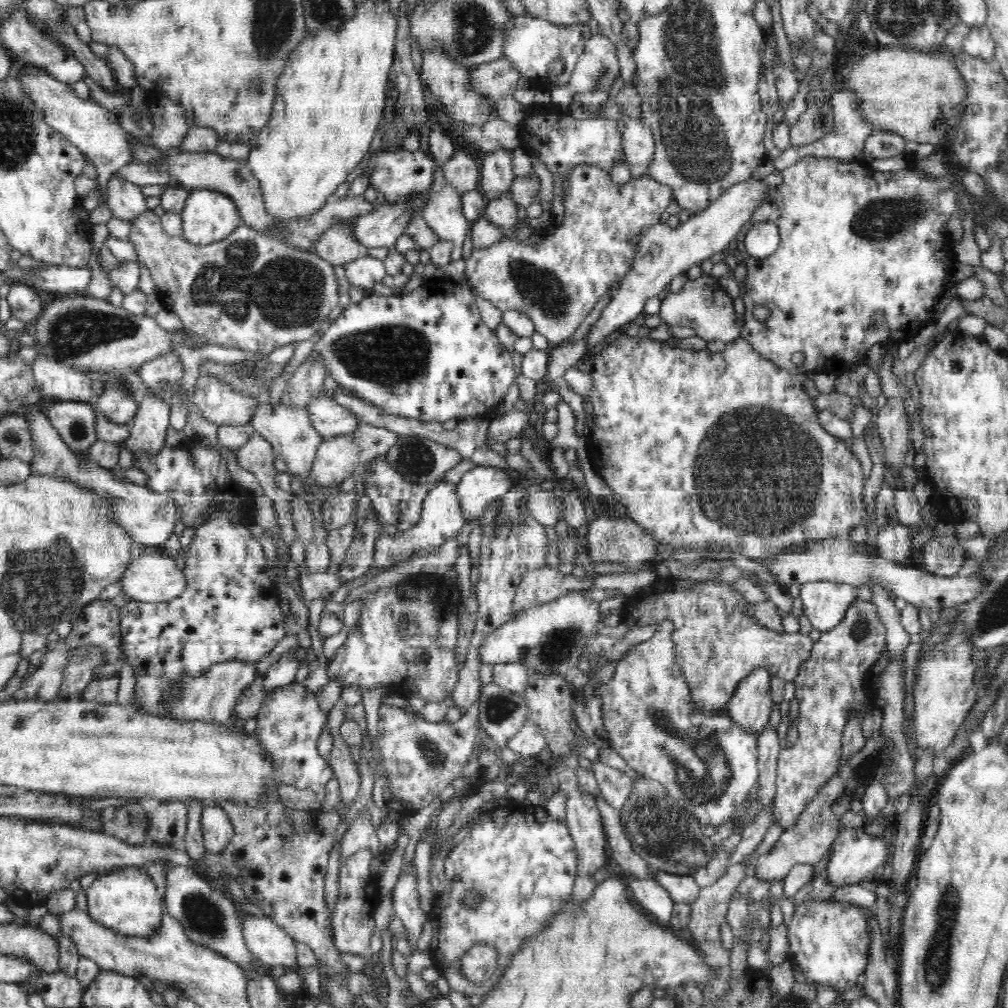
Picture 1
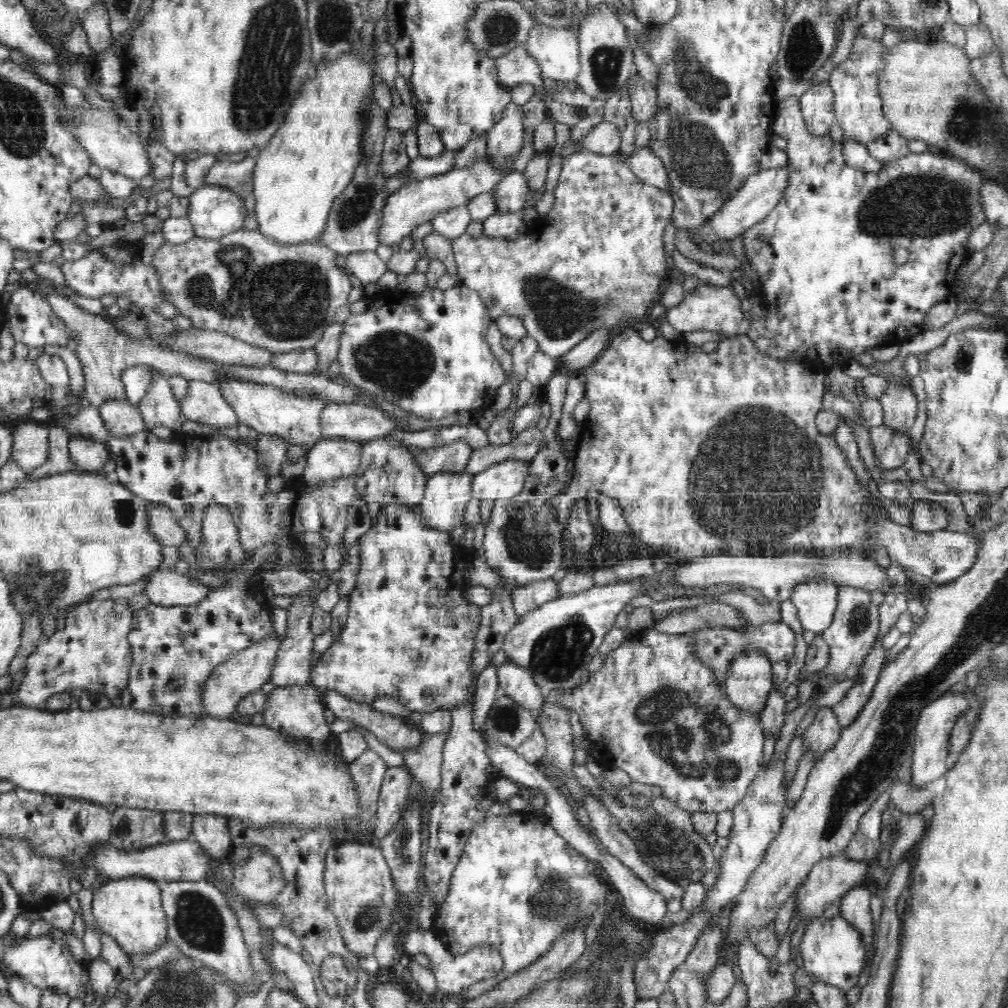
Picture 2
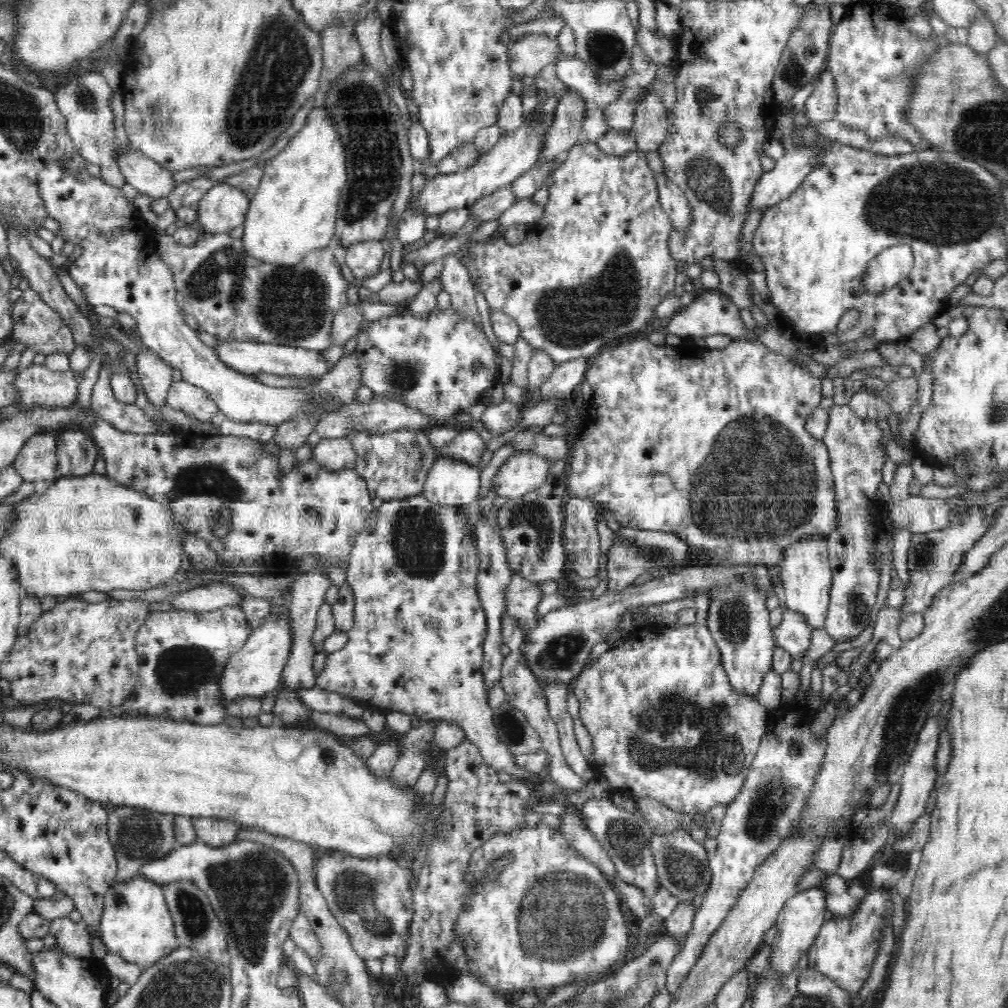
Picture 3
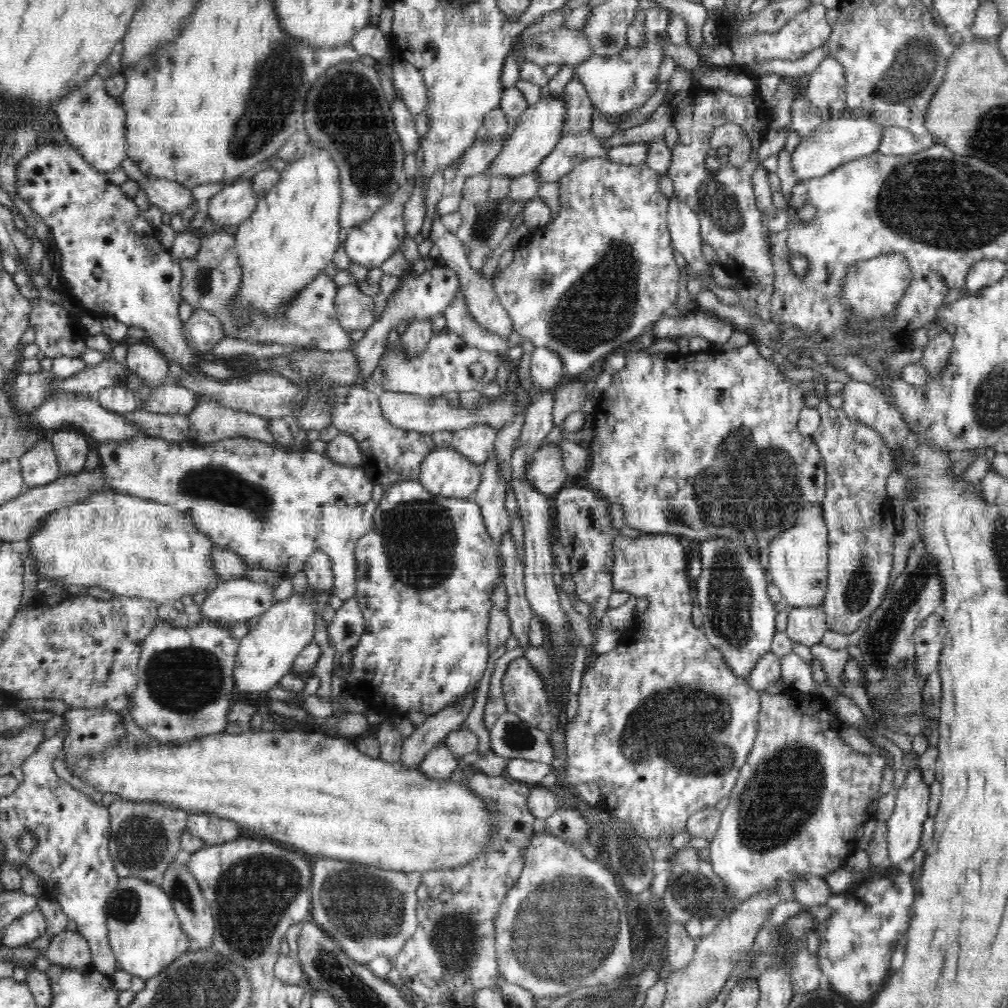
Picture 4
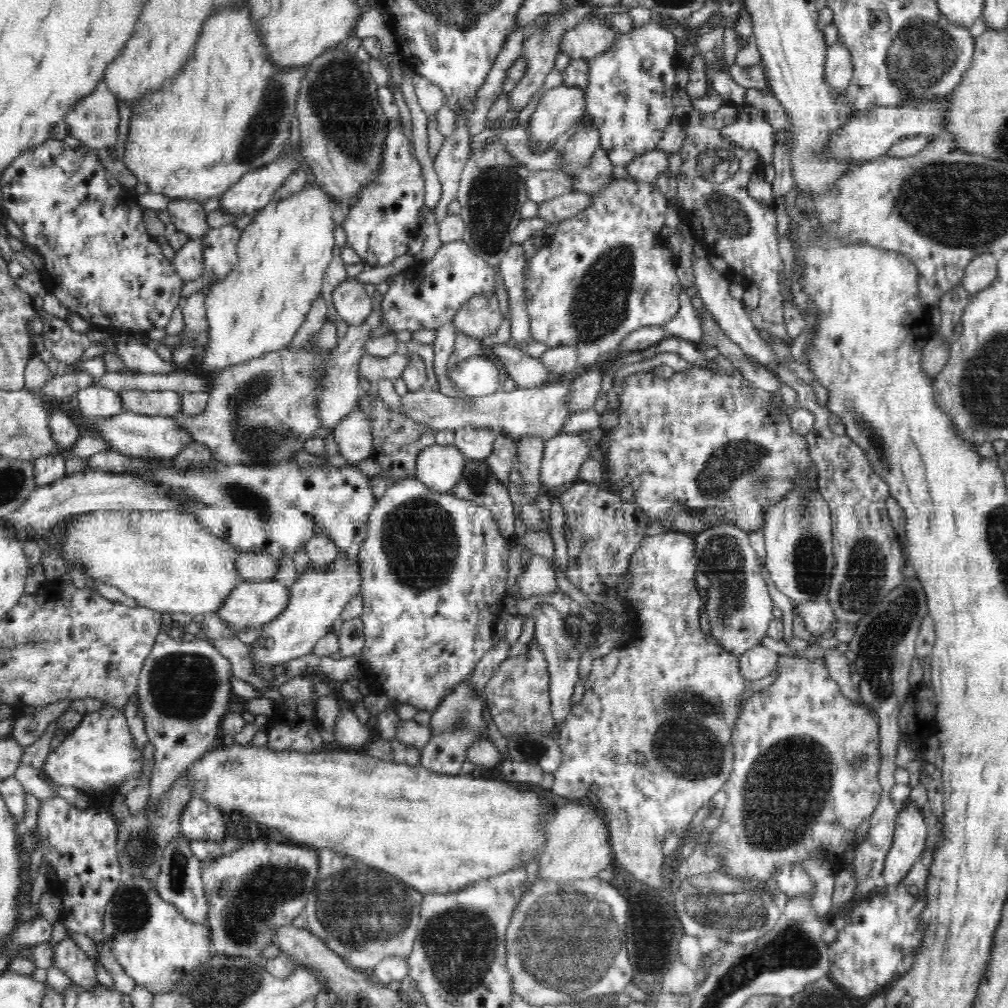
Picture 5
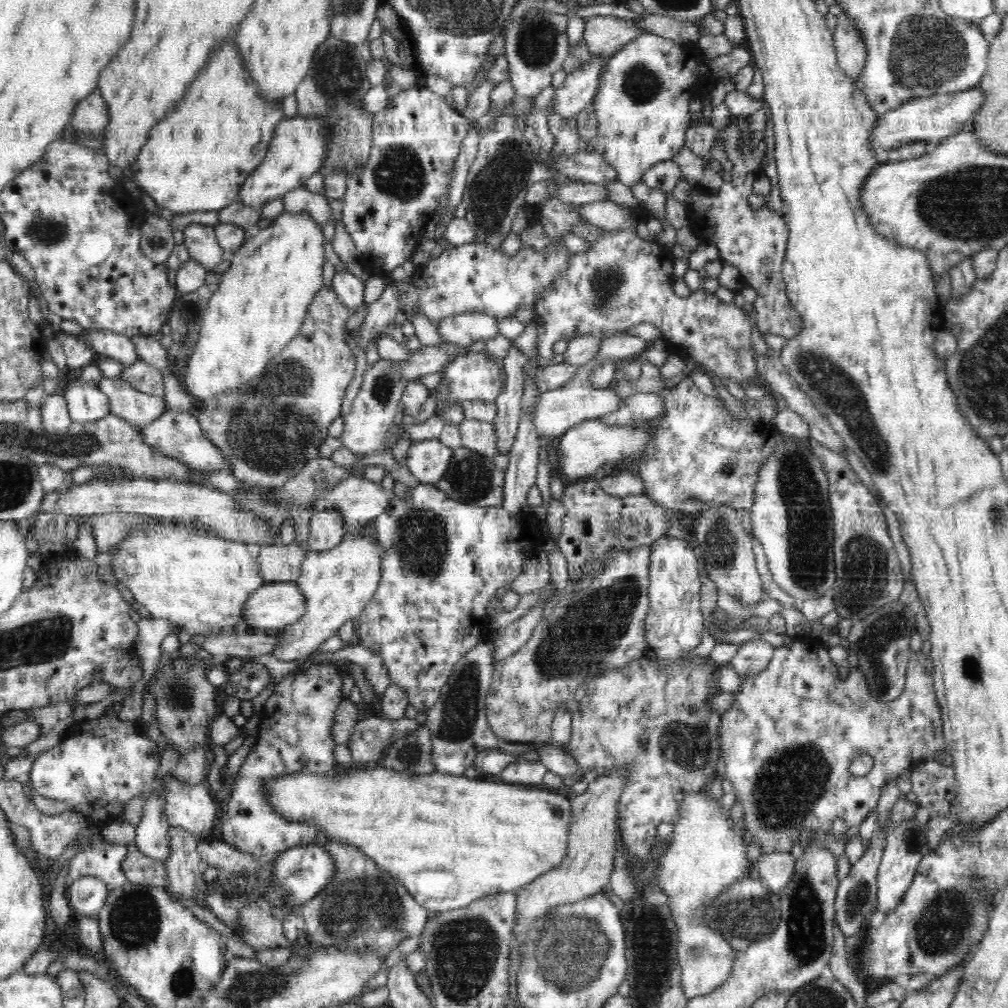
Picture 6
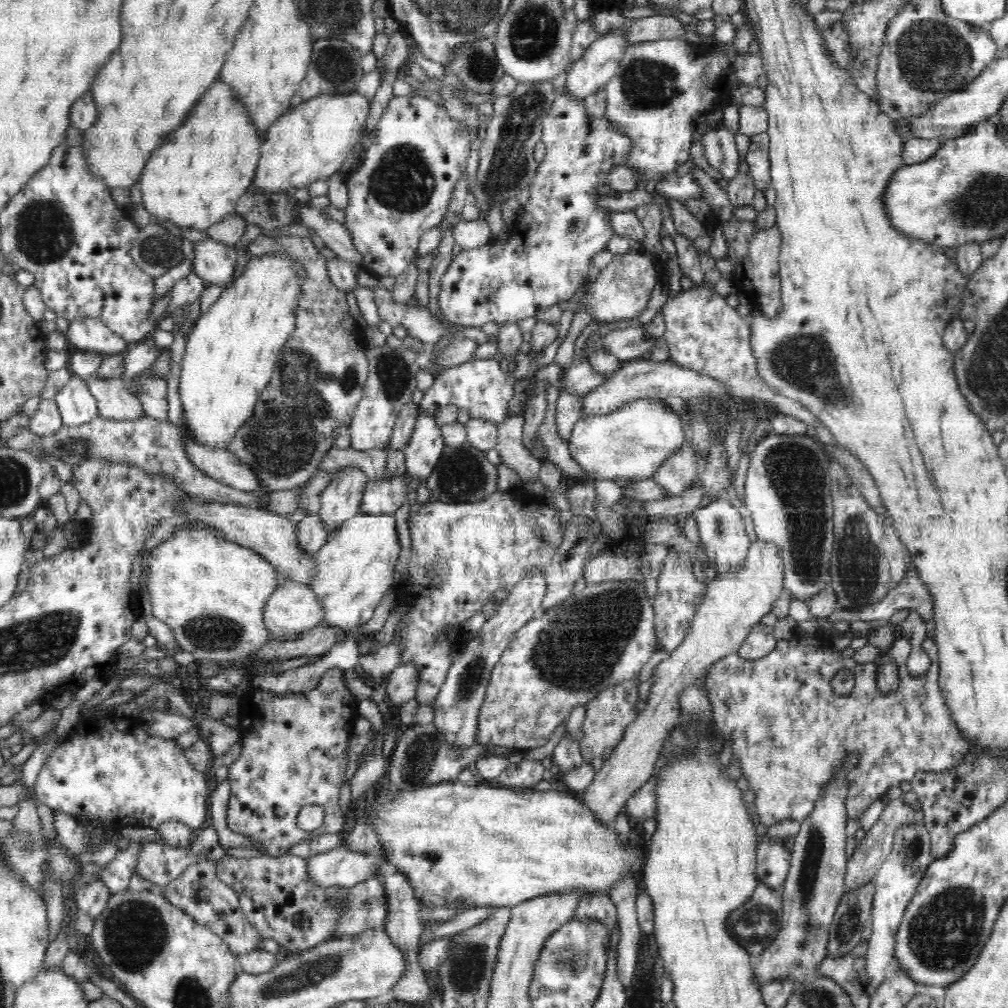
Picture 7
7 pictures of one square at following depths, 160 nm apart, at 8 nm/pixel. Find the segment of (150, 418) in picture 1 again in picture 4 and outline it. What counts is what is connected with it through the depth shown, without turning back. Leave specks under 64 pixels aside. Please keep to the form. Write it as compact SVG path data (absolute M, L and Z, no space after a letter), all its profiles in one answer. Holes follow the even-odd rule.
M149 343L134 344L127 348L125 363L152 389L163 384L170 376L167 360Z

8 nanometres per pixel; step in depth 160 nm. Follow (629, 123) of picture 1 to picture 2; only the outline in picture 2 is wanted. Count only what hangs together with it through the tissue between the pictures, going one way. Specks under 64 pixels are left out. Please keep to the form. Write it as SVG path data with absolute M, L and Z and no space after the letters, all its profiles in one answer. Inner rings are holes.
M648 146L635 148L634 153L630 155L630 170L641 182L657 187L662 193L672 196L673 189L668 179L668 171L658 155Z

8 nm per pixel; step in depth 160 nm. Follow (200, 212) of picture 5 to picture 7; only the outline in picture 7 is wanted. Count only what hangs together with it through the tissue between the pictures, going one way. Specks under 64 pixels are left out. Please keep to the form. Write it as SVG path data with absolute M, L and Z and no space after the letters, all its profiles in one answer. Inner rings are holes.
M212 238L196 243L194 248L193 271L207 285L216 284L228 288L234 282L236 249Z

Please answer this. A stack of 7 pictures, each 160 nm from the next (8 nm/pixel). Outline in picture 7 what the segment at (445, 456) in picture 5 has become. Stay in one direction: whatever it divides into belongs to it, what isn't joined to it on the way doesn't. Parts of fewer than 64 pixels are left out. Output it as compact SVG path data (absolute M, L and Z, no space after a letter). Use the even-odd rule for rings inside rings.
M420 411L403 452L406 472L424 482L442 456L445 442L434 415Z

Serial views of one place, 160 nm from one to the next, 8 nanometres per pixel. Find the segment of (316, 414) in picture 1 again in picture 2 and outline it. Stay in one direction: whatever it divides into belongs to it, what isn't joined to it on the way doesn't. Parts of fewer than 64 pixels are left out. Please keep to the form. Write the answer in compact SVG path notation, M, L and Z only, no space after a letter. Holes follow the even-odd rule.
M330 403L320 416L324 439L343 438L359 442L386 437L399 428L378 407L360 403Z

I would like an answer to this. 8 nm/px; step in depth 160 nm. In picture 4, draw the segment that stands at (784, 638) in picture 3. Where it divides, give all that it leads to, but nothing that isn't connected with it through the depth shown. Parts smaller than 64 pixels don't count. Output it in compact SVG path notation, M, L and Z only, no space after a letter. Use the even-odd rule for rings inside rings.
M821 605L816 608L794 607L789 613L785 633L792 642L809 647L820 643L826 630L829 628Z

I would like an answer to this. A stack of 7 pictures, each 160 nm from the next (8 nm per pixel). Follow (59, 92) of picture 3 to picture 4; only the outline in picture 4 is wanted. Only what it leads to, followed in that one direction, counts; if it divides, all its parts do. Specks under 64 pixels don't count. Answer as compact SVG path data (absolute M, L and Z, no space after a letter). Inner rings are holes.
M99 75L92 76L90 81L79 85L56 105L57 119L67 137L66 142L74 147L92 168L102 172L120 167L122 160L127 157L126 112L120 98L108 94L105 80Z

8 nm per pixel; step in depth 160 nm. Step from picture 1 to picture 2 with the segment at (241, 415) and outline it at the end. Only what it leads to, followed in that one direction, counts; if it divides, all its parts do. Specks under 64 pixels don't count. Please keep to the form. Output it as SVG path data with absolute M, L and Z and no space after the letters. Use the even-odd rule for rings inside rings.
M189 380L188 392L179 405L182 416L194 422L218 428L233 427L239 422L216 382Z

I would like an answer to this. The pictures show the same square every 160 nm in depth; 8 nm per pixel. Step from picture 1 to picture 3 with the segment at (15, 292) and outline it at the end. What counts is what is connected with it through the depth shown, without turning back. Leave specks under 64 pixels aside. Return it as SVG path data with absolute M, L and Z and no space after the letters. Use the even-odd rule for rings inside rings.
M32 288L22 291L20 298L14 303L12 319L14 319L12 339L25 344L35 353L43 355L64 353L69 355L77 347L72 330L66 324L66 321L52 307L48 306Z

